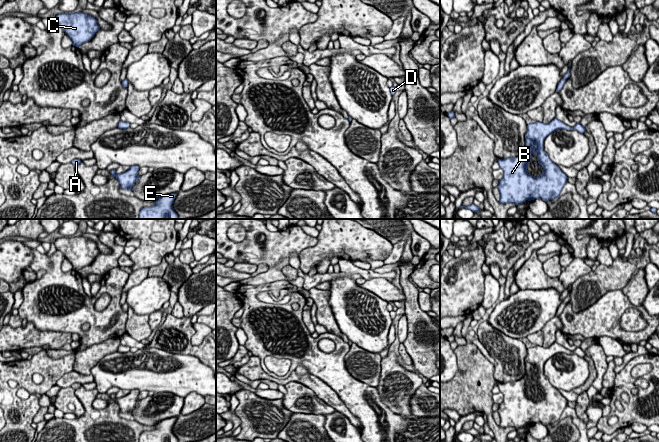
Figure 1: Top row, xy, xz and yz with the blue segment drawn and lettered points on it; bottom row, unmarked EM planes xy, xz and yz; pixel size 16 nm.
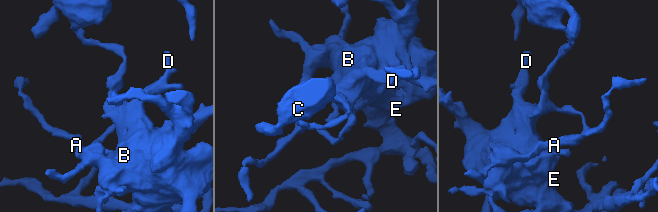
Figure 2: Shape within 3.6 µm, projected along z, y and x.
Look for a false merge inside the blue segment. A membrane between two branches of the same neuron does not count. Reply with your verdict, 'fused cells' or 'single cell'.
fused cells

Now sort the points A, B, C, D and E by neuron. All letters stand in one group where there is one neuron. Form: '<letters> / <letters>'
A B D E / C

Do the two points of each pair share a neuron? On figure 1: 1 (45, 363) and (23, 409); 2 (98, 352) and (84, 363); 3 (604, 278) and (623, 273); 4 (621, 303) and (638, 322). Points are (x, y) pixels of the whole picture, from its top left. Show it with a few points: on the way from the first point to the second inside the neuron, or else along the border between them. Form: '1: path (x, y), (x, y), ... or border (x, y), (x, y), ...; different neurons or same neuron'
1: path (47, 375), (47, 382), (32, 397); same neuron
2: path (95, 353), (87, 360); same neuron
3: path (609, 278), (615, 278), (618, 275); same neuron
4: border (630, 307), (622, 315), (620, 326), (636, 331); different neurons

